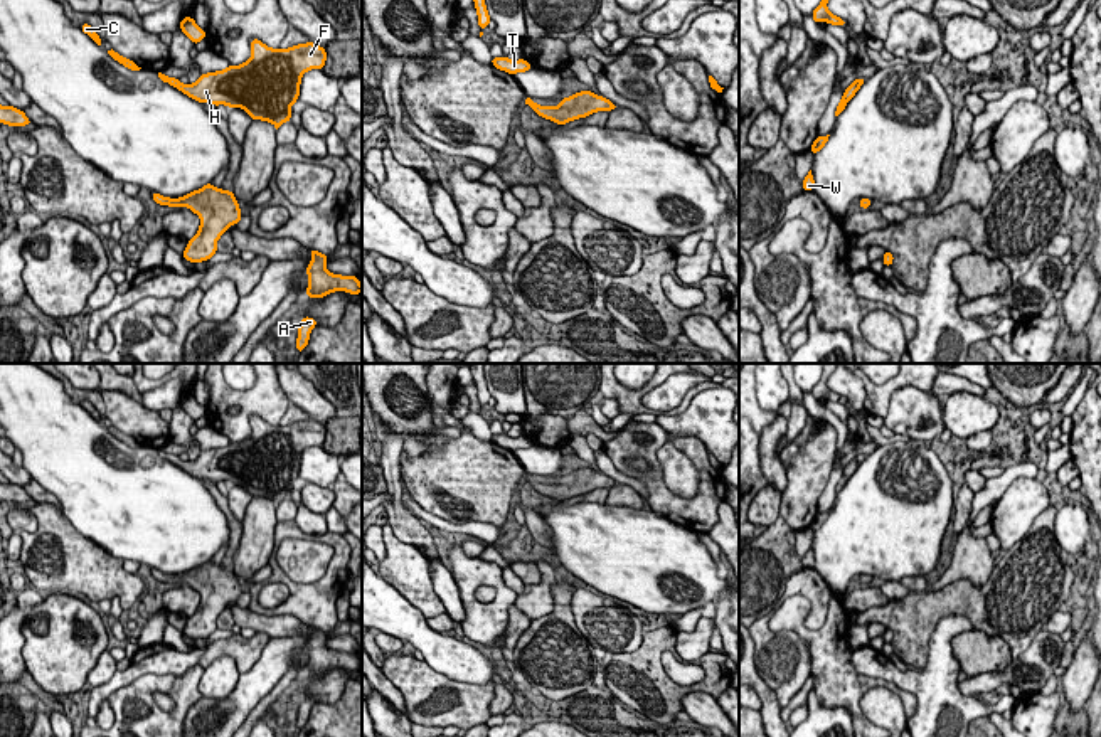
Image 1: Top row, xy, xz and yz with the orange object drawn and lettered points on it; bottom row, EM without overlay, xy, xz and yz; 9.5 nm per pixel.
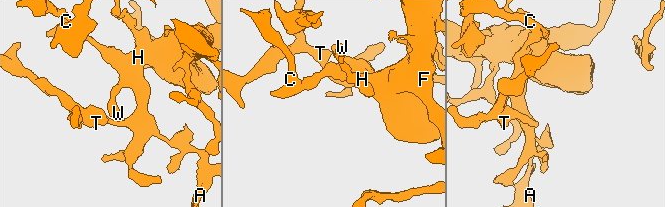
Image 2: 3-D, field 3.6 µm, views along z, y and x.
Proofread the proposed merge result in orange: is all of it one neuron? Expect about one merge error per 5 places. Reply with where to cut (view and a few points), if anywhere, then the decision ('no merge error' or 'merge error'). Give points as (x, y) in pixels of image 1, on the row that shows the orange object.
cut none; no merge error

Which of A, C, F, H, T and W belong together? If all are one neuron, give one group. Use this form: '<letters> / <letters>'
A C F H T W

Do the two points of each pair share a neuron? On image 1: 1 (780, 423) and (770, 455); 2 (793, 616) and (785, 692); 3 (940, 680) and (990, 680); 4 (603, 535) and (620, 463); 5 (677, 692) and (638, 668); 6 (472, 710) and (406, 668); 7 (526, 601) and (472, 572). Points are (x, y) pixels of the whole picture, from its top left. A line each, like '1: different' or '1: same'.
1: same
2: different
3: different
4: different
5: same
6: same
7: different

